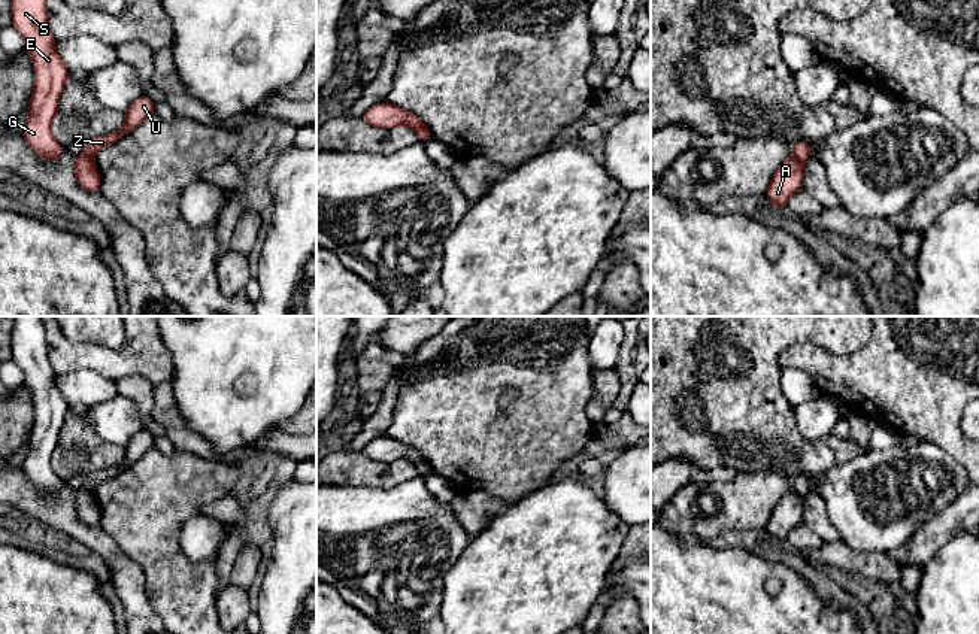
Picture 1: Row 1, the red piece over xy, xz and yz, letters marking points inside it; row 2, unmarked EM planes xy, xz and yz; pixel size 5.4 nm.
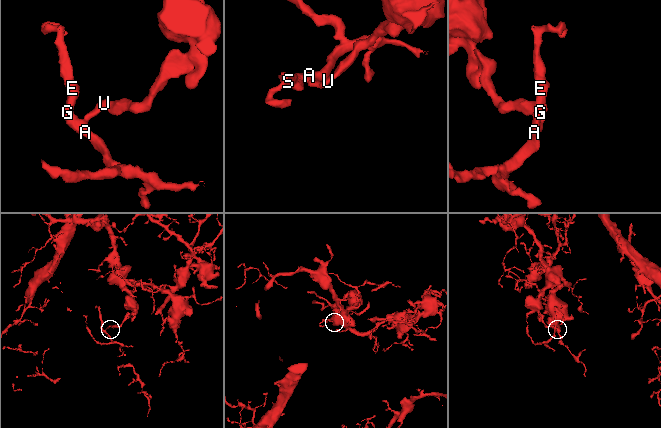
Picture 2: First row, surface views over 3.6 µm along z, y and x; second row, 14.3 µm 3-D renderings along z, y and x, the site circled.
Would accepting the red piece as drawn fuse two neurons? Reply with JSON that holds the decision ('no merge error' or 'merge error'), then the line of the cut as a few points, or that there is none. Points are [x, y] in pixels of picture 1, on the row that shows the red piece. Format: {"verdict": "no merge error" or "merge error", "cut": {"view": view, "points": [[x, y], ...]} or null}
{"verdict": "merge error", "cut": {"view": "yz", "points": [[793, 154], [802, 164]]}}

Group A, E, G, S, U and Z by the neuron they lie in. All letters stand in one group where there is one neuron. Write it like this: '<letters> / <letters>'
A E G S / U Z

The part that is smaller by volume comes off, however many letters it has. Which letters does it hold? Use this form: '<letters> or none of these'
A, E, G, S

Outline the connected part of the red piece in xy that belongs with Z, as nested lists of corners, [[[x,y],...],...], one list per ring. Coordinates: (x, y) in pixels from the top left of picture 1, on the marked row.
[[[140,95],[124,112],[124,118],[125,118],[124,127],[116,133],[109,133],[109,134],[98,136],[98,137],[90,140],[84,148],[84,154],[93,160],[98,149],[101,149],[107,145],[112,145],[116,140],[119,140],[121,137],[127,136],[152,113],[155,113],[152,98]]]

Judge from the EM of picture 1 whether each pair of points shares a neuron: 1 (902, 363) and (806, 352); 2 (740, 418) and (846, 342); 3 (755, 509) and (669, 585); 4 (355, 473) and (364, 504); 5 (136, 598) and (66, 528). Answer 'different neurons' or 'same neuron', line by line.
1: same neuron
2: same neuron
3: different neurons
4: different neurons
5: same neuron

